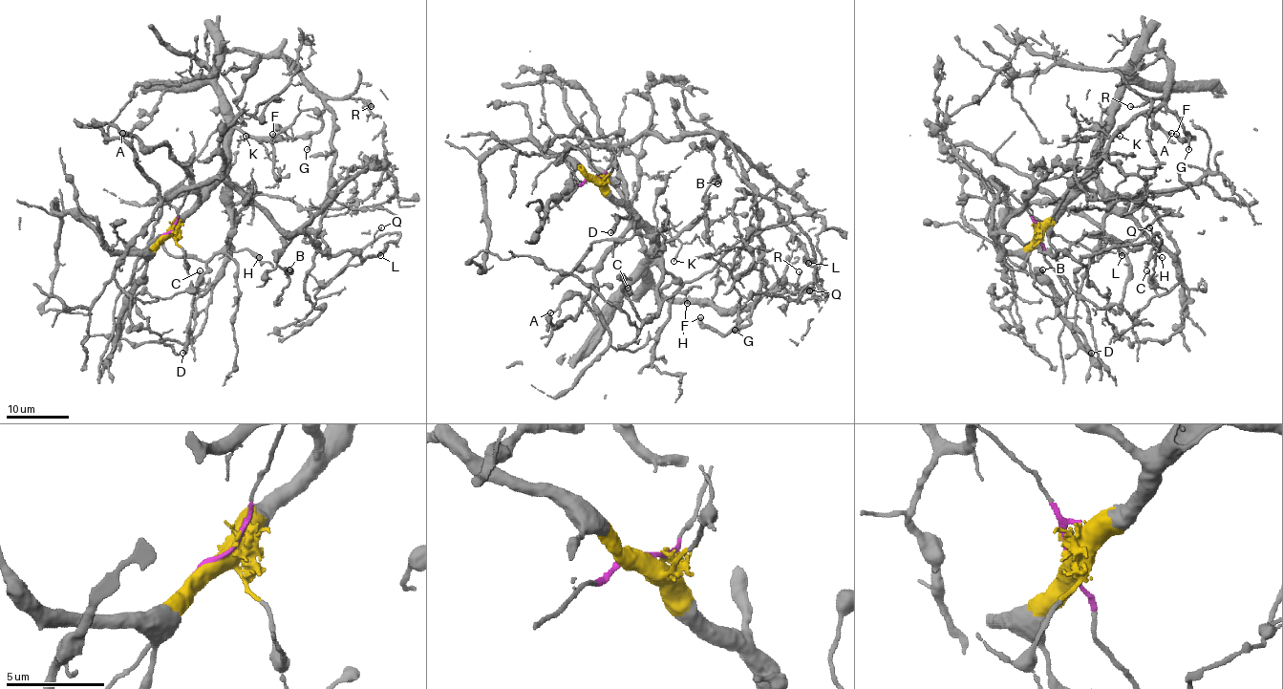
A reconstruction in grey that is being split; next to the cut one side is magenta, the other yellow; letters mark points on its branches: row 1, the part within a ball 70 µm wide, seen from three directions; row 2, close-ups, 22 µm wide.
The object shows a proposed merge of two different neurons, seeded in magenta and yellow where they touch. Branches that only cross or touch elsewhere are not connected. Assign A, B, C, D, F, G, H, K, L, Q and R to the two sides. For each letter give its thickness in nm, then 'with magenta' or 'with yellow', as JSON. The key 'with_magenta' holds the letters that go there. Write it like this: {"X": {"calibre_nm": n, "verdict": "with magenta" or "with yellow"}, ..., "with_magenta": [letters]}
{"A": {"calibre_nm": 110, "verdict": "with yellow"}, "B": {"calibre_nm": 700, "verdict": "with magenta"}, "C": {"calibre_nm": 120, "verdict": "with yellow"}, "D": {"calibre_nm": 460, "verdict": "with yellow"}, "F": {"calibre_nm": 240, "verdict": "with yellow"}, "G": {"calibre_nm": 130, "verdict": "with yellow"}, "H": {"calibre_nm": 100, "verdict": "with yellow"}, "K": {"calibre_nm": 130, "verdict": "with yellow"}, "L": {"calibre_nm": 100, "verdict": "with magenta"}, "Q": {"calibre_nm": 110, "verdict": "with magenta"}, "R": {"calibre_nm": 150, "verdict": "with yellow"}, "with_magenta": ["B", "L", "Q"]}

